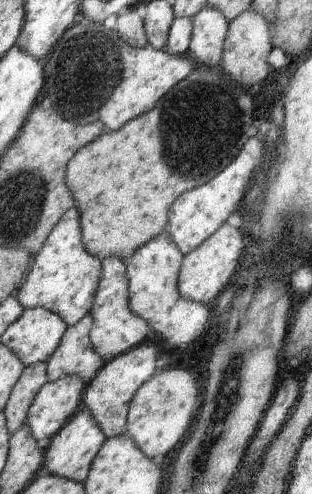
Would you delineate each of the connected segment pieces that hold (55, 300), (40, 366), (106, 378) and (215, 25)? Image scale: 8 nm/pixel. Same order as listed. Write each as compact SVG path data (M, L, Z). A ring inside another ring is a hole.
M73 208L67 212L66 216L63 216L54 232L51 232L41 252L35 255L31 272L17 297L25 309L37 308L37 306L49 308L57 312L71 327L92 313L102 278L103 259L93 256L83 244L83 228L79 224L79 210Z
M39 362L26 367L4 411L11 435L22 428L28 420L35 398L48 381L48 362Z
M143 342L140 346L121 354L111 361L95 376L95 380L86 386L83 407L91 410L103 428L107 439L126 433L130 402L134 399L139 388L147 383L157 370L157 346L155 342Z
M203 6L193 18L193 39L189 55L197 66L218 67L225 50L226 17L211 6Z

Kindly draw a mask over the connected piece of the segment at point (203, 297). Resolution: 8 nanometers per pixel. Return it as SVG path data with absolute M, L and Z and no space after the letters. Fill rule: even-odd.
M223 224L214 235L203 240L203 243L199 244L199 247L195 248L191 254L185 255L178 283L182 296L202 304L209 302L225 286L225 280L229 280L229 276L235 272L243 248L245 244L241 234L233 230L231 226Z

